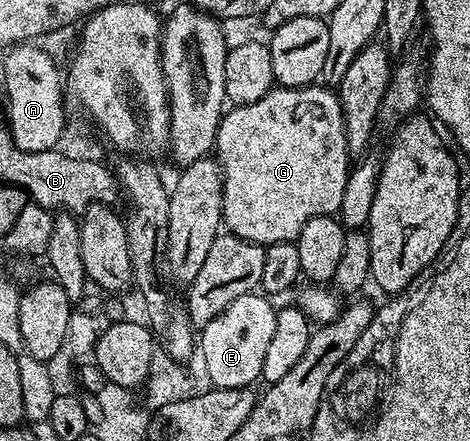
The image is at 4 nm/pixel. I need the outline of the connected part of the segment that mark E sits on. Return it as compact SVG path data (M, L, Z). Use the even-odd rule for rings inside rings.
M253 291L234 299L222 315L210 319L210 323L202 326L198 333L198 353L204 356L204 369L213 386L218 389L246 389L255 386L261 380L260 372L266 356L266 350L270 344L270 338L274 336L274 319L277 306L271 305L267 296Z

